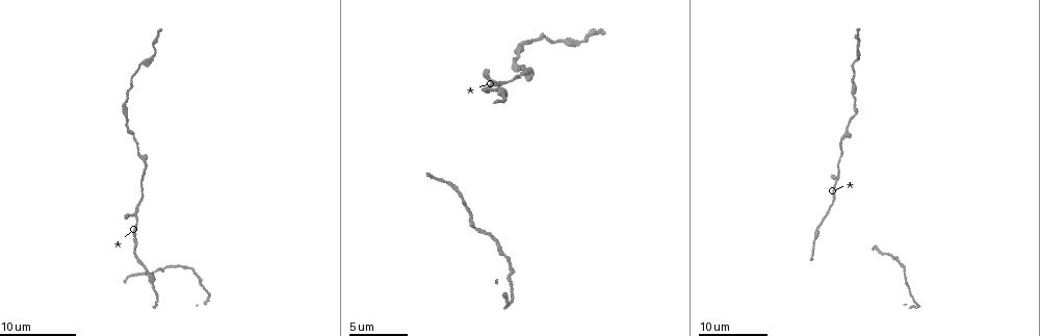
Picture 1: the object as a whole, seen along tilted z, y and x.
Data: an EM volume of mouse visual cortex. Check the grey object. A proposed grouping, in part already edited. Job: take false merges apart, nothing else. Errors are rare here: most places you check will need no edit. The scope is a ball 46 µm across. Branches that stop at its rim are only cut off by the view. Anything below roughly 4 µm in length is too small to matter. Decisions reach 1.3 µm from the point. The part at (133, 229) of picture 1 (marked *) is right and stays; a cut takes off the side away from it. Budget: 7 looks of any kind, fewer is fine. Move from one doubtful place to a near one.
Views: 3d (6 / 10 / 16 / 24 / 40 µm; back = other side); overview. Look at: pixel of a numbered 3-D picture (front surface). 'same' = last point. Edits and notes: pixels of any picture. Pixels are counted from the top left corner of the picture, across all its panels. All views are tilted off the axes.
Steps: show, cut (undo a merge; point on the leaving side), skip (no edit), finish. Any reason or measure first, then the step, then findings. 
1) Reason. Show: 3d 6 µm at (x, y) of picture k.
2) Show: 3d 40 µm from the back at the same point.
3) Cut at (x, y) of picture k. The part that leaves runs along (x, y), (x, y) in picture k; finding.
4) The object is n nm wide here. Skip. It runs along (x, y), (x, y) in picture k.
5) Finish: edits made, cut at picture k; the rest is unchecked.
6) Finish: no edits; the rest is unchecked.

Calibre changes. Show: 3d 24 µm at (531, 68) of picture 1.

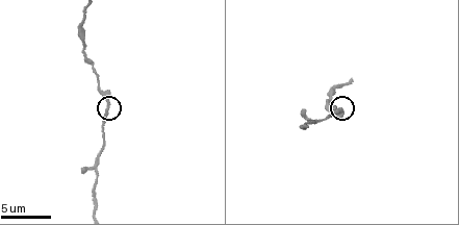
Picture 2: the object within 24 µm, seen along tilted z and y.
Show: 3d 10 µm at (109, 105) of picture 2.

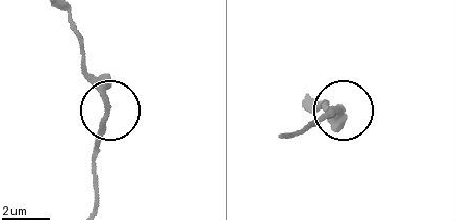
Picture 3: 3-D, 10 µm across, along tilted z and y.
Skip. It runs along (92, 210), (97, 133), (108, 104), (82, 53) in picture 3; one neuron here.

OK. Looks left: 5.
Sudden change in width. Show: 3d 16 µm at (97, 158) of picture 2.

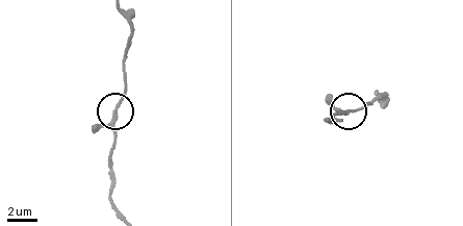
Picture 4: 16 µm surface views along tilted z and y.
Skip. It runs along (108, 152), (125, 70) in picture 4; continuous, no second neuron.

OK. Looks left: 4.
Thin neck. Show: 3d 16 µm at (196, 272) of picture 1.

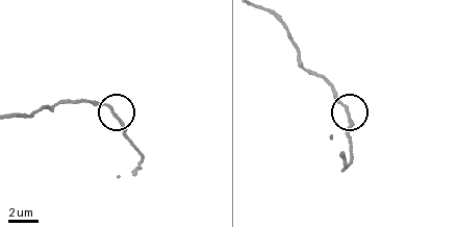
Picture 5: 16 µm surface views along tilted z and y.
Zoom in. Show: 3d 6 µm at (347, 111) of picture 5.

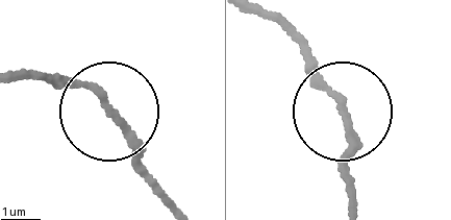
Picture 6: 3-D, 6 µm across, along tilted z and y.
The object is 150 nm wide here. Skip. All the same neuron.

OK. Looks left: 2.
Calibre changes. Show: 3d 10 µm at (330, 97) of picture 2.

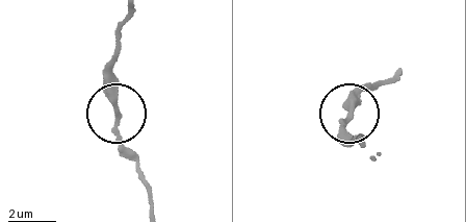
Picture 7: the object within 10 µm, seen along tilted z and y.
Skip. It runs along (153, 208), (117, 127), (114, 58) in picture 7; all the same neuron.

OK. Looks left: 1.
Finish: no edits; the rest is unchecked.

